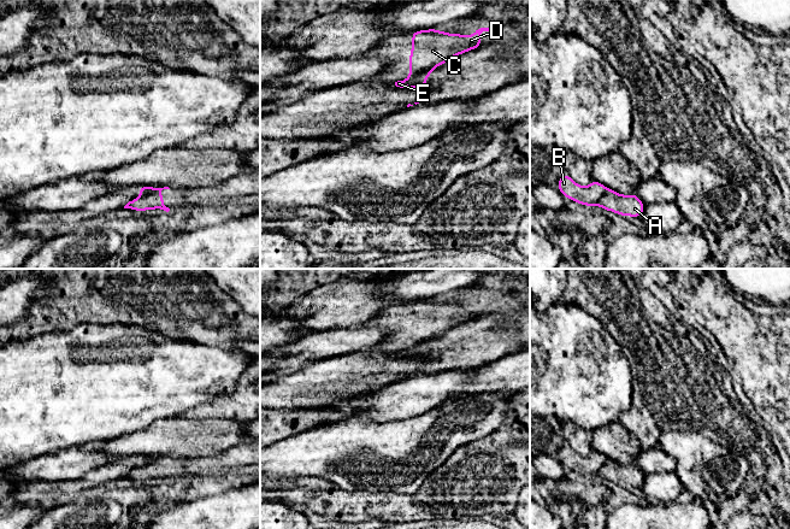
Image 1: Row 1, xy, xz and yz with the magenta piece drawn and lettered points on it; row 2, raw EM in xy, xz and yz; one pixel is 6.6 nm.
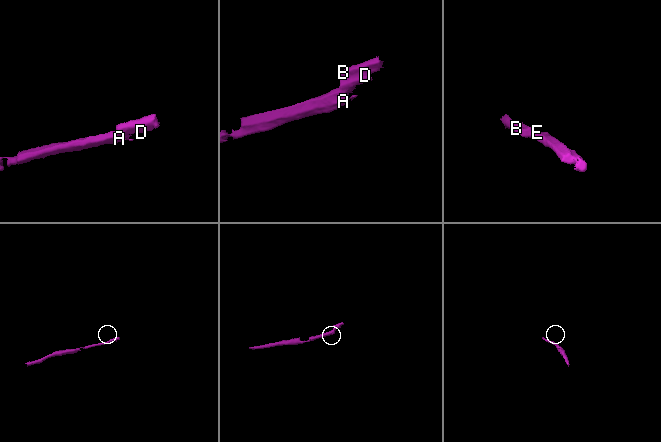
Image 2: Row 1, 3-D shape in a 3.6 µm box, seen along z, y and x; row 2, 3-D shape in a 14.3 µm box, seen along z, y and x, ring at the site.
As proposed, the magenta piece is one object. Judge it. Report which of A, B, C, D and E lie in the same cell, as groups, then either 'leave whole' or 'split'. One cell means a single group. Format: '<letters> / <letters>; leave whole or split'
A E / B C D; split

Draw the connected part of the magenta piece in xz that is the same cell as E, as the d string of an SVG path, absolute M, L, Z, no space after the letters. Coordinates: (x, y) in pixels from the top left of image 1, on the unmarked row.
M434 339L423 341L420 343L417 343L412 347L406 348L406 349L395 352L395 355L400 357L400 358L403 358L403 357L406 357L406 358L426 358L426 348L432 342L434 342Z

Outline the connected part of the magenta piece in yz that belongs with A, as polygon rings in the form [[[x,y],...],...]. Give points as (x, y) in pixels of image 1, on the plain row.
[[[613,459],[606,460],[597,474],[602,480],[612,481],[620,486],[642,487],[644,474],[633,464],[621,465]]]

